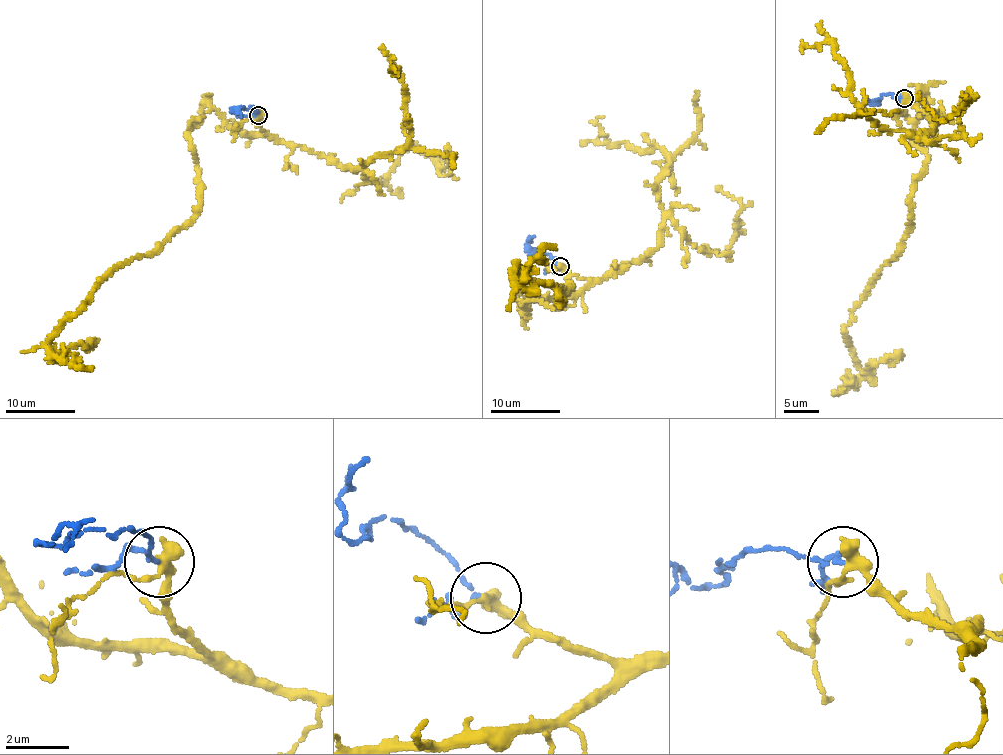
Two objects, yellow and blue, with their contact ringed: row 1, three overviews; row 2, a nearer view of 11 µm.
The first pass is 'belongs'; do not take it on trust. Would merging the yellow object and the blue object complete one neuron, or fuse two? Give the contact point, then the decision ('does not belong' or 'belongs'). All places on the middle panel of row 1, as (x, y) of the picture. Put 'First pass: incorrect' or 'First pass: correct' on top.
First pass: incorrect
place (560, 266); does not belong

